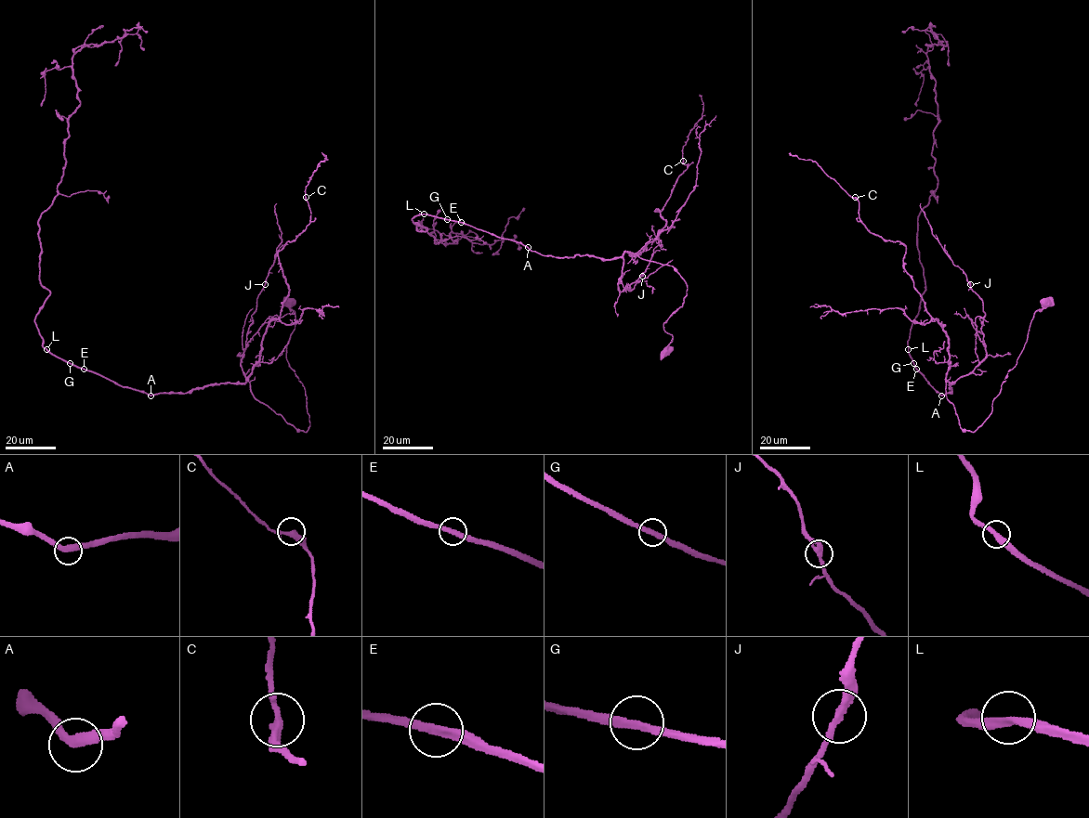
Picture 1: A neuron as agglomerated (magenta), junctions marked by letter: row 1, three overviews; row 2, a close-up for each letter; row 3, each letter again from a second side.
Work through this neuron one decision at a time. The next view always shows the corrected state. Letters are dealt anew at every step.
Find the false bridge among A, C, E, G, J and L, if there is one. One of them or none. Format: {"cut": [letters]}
{"cut": []}

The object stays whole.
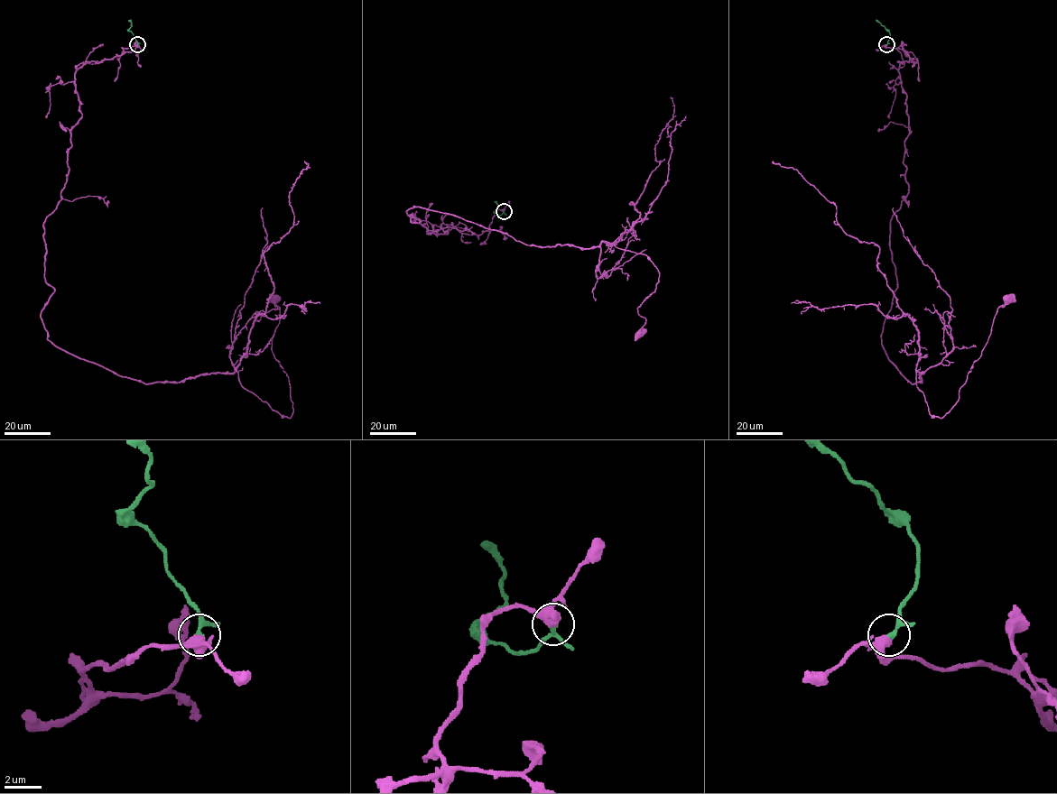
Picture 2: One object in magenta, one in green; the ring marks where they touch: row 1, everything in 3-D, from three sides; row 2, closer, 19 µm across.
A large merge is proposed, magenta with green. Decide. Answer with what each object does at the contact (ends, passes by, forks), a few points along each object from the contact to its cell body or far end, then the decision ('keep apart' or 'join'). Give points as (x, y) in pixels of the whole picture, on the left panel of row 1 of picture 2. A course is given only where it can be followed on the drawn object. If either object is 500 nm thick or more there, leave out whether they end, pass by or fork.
magenta forks | green passes by | magenta via (137, 44), (75, 75), (81, 117), (43, 225), (48, 339), (146, 383), (236, 371), (289, 418), (274, 300) | green via (137, 44), (129, 29), (131, 26), (129, 20) | join

